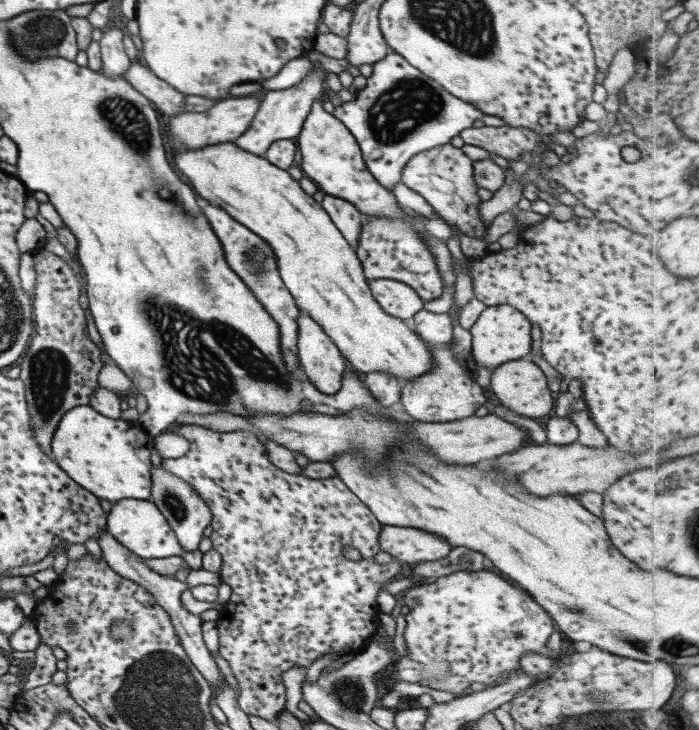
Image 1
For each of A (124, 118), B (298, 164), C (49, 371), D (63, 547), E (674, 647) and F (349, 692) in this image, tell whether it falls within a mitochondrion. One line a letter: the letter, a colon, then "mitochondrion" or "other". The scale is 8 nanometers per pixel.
A: mitochondrion
B: other
C: mitochondrion
D: other
E: mitochondrion
F: mitochondrion

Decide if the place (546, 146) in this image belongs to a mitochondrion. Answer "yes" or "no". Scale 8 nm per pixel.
no

